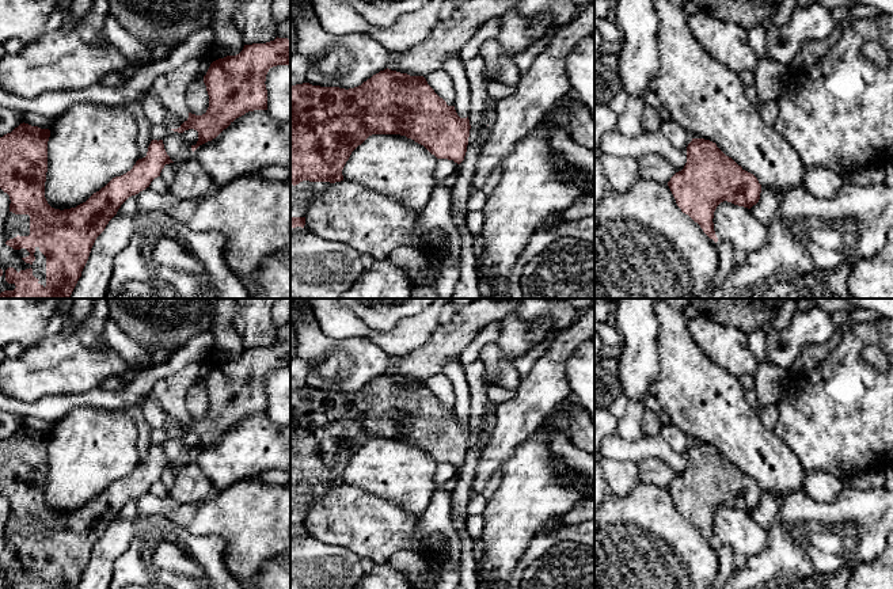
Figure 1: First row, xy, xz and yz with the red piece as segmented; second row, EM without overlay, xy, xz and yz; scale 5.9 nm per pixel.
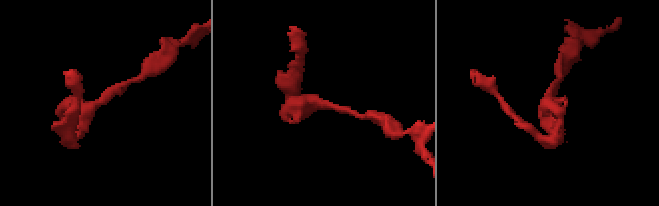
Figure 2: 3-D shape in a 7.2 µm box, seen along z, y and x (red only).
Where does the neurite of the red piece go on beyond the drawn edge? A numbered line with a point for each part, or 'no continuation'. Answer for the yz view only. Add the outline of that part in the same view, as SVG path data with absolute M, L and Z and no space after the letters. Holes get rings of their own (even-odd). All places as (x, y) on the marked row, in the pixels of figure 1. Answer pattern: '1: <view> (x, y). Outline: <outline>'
no continuation

